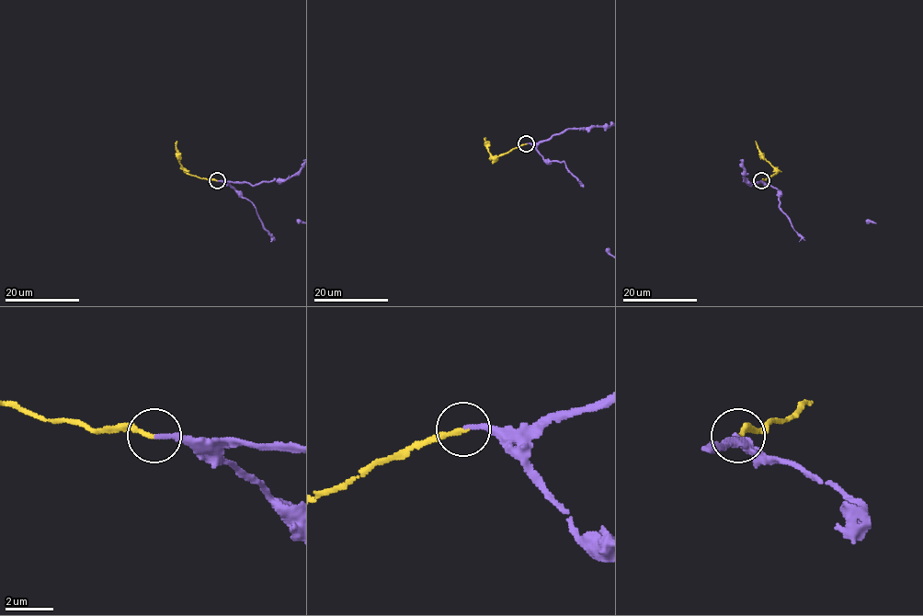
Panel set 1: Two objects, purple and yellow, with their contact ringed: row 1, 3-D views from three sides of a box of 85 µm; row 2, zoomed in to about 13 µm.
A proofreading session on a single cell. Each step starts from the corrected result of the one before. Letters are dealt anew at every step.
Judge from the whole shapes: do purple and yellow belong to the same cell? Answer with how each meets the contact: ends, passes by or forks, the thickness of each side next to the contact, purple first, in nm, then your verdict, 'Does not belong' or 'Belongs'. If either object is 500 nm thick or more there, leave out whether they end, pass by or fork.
At the ring purple ends. At the ring yellow ends. Thickness 200 nm (purple) against 200 nm. Belongs

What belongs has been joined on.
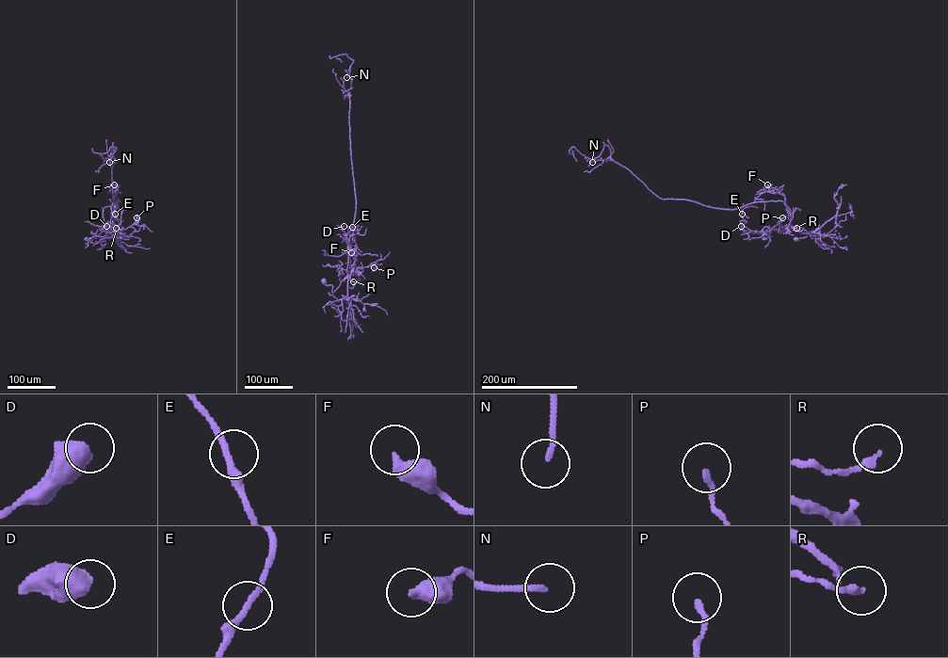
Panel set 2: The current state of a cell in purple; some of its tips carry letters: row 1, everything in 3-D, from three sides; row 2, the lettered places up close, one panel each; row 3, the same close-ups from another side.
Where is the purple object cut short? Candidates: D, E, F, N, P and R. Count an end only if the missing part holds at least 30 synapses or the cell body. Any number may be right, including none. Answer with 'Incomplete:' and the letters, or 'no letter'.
Incomplete: no letter

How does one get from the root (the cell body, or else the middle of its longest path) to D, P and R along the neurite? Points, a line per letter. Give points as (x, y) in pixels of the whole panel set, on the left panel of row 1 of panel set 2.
D: (86, 238), (95, 238), (99, 229), (110, 224), (111, 233), (103, 230), (106, 226)
P: (86, 238), (95, 238), (97, 231), (106, 226), (127, 229), (138, 221), (136, 217)
R: (86, 238), (95, 238), (100, 228), (116, 228)

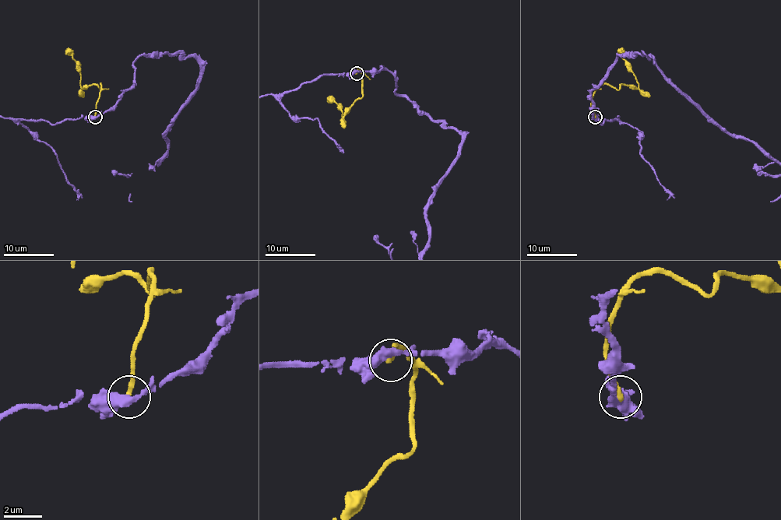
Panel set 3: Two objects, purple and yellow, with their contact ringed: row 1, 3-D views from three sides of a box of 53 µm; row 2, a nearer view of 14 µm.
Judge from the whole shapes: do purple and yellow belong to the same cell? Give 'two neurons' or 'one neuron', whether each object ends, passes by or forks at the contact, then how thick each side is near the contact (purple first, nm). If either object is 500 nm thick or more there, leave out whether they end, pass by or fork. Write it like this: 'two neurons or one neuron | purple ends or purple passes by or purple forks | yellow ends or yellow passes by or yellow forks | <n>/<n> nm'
two neurons | purple passes by | yellow ends | 480/280 nm

